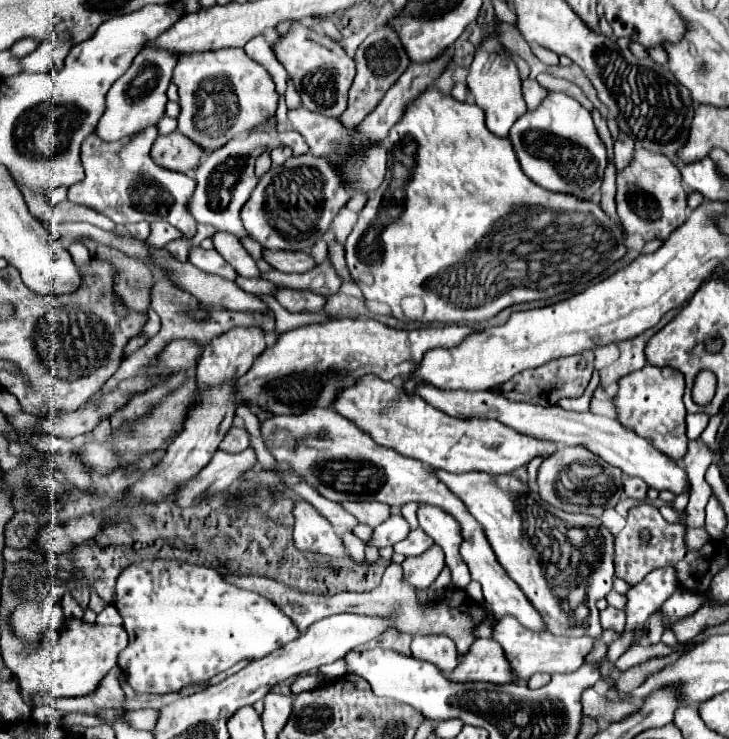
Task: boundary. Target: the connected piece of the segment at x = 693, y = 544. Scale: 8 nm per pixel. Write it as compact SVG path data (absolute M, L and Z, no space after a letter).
M702 527L702 529L688 529L686 531L686 535L684 535L684 541L686 541L686 547L690 549L690 551L698 551L704 543L708 543L710 541L710 535L706 533L706 529Z

